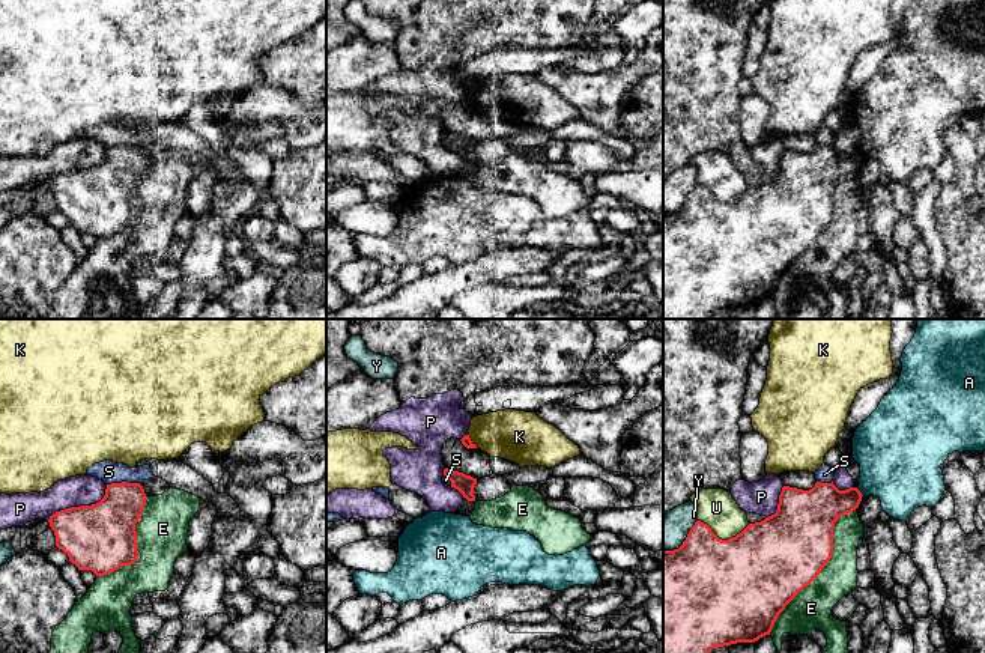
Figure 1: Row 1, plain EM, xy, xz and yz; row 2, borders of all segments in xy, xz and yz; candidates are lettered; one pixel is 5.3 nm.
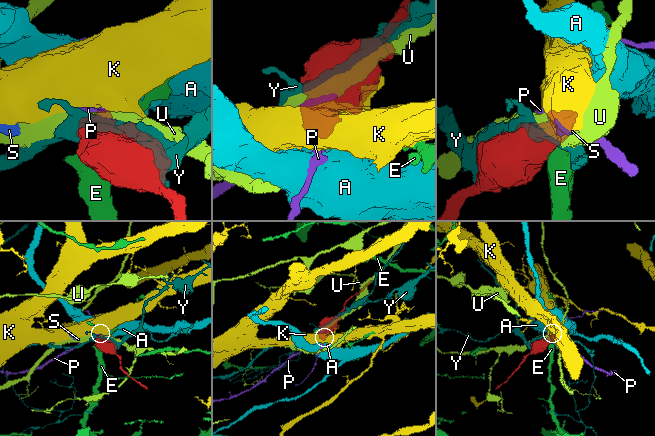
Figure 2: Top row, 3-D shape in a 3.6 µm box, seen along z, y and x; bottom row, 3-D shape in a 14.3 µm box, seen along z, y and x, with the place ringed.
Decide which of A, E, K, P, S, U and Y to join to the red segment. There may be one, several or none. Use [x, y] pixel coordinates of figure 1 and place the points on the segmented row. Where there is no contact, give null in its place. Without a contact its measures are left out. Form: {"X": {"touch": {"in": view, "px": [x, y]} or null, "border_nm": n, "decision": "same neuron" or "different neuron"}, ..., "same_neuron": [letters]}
{"A": {"touch": {"in": "yz", "px": [860, 492]}, "border_nm": 60, "decision": "different neuron"}, "E": {"touch": {"in": "yz", "px": [821, 569]}, "border_nm": 800, "decision": "different neuron"}, "K": {"touch": {"in": "xz", "px": [471, 441]}, "border_nm": 100, "decision": "different neuron"}, "P": {"touch": {"in": "xy", "px": [80, 506]}, "border_nm": 380, "decision": "different neuron"}, "S": {"touch": {"in": "xy", "px": [124, 482]}, "border_nm": 180, "decision": "different neuron"}, "U": {"touch": {"in": "yz", "px": [724, 540]}, "border_nm": 280, "decision": "different neuron"}, "Y": {"touch": {"in": "yz", "px": [684, 540]}, "border_nm": 260, "decision": "different neuron"}, "same_neuron": []}

